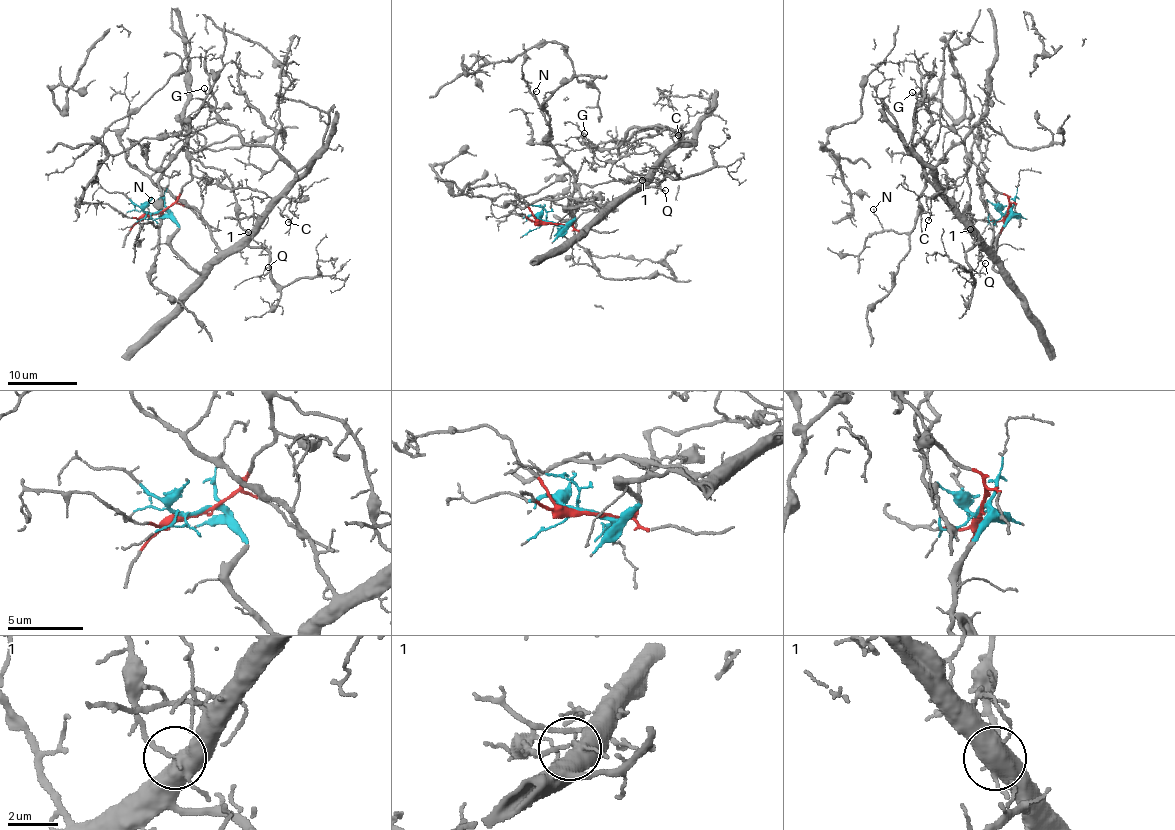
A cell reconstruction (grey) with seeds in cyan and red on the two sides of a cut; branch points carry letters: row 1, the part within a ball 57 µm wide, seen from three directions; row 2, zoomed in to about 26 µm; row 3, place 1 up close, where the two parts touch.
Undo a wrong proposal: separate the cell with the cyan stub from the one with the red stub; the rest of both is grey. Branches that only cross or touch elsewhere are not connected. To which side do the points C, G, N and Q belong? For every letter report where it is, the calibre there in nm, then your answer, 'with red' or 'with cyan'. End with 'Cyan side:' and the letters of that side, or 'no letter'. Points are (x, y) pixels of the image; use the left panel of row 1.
C: at (288, 222); 100 nm thick; with cyan
G: at (204, 88); 100 nm thick; with cyan
N: at (151, 200); 110 nm thick; with red
Q: at (268, 267); 100 nm thick; with cyan
Cyan side: C, G, Q

